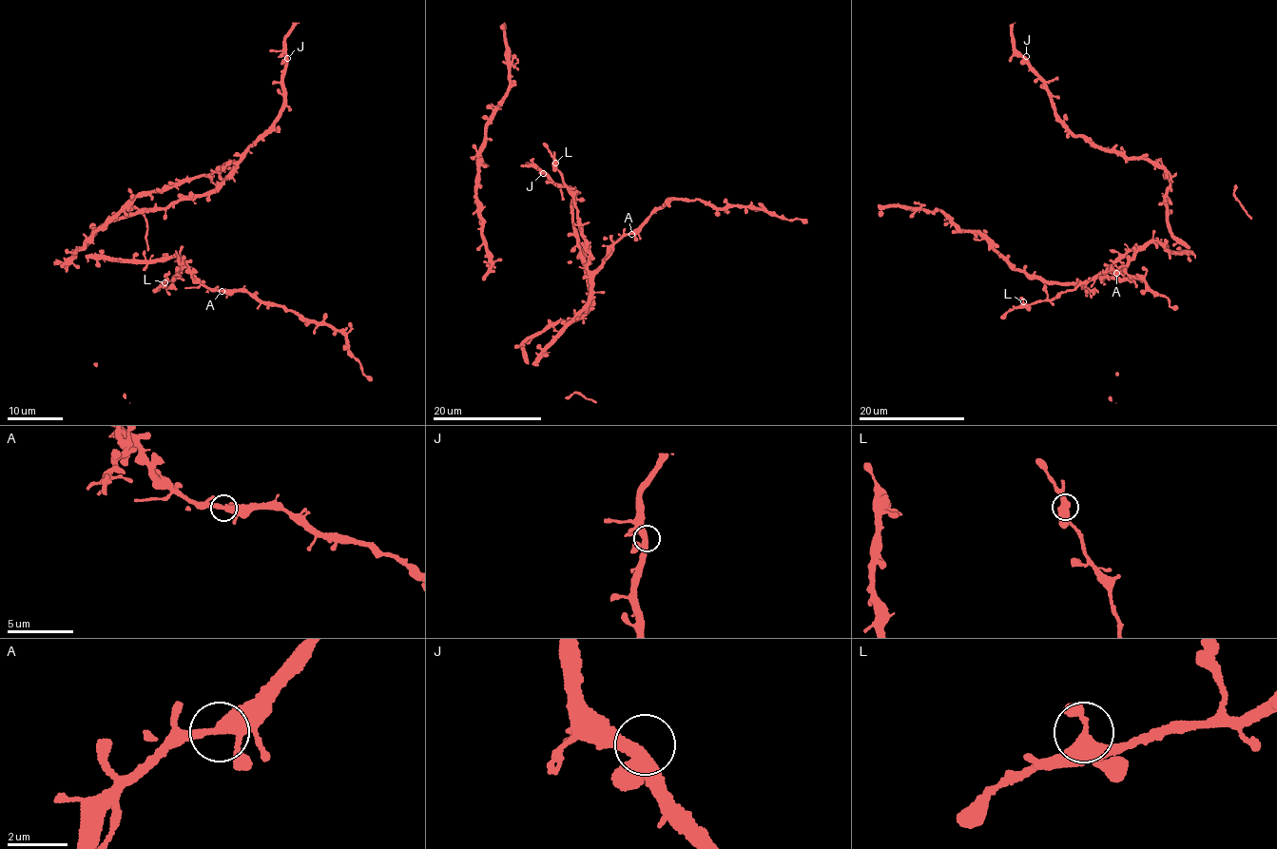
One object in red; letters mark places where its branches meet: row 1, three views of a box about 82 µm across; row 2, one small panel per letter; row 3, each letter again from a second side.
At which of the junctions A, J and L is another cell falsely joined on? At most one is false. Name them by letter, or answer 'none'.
none

